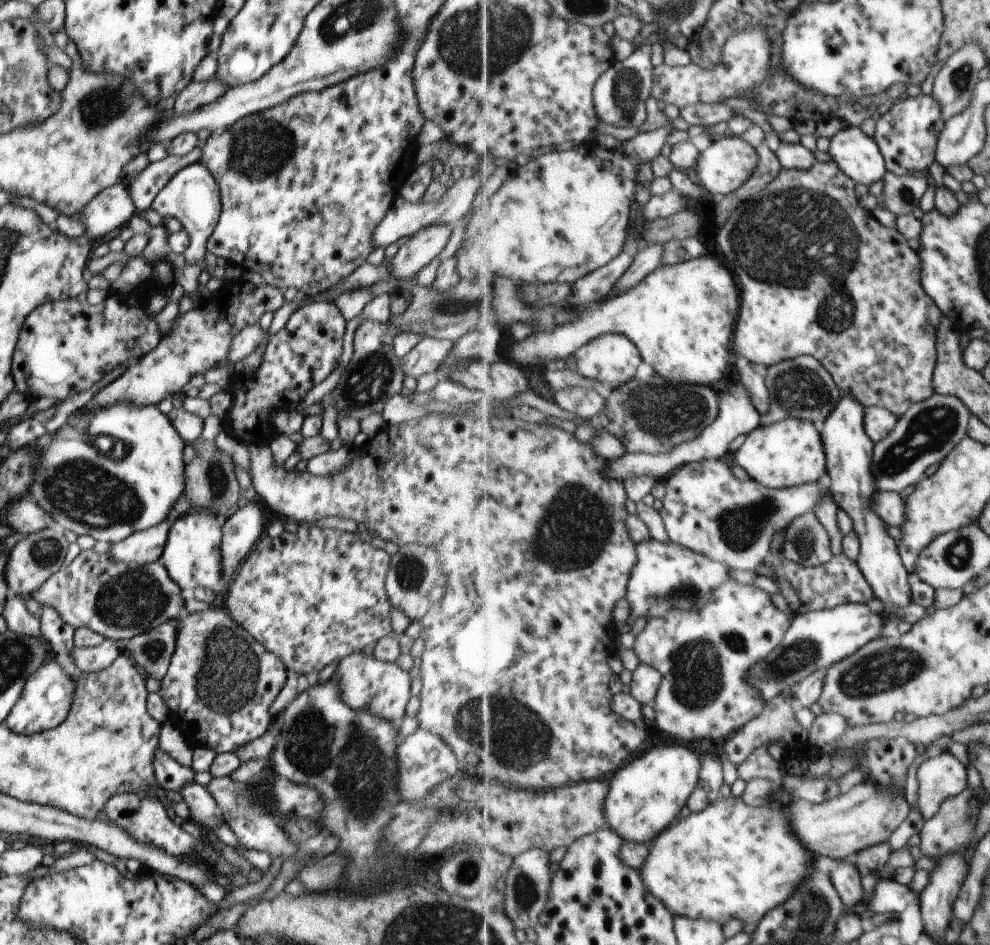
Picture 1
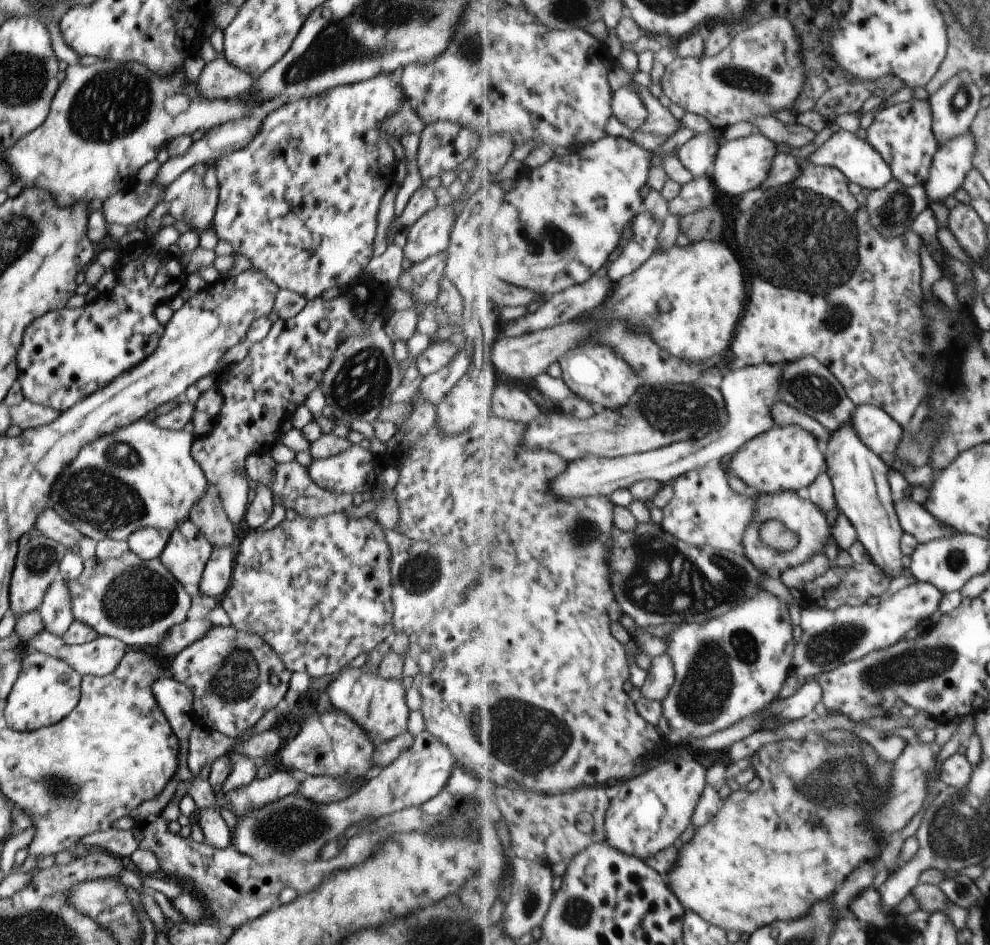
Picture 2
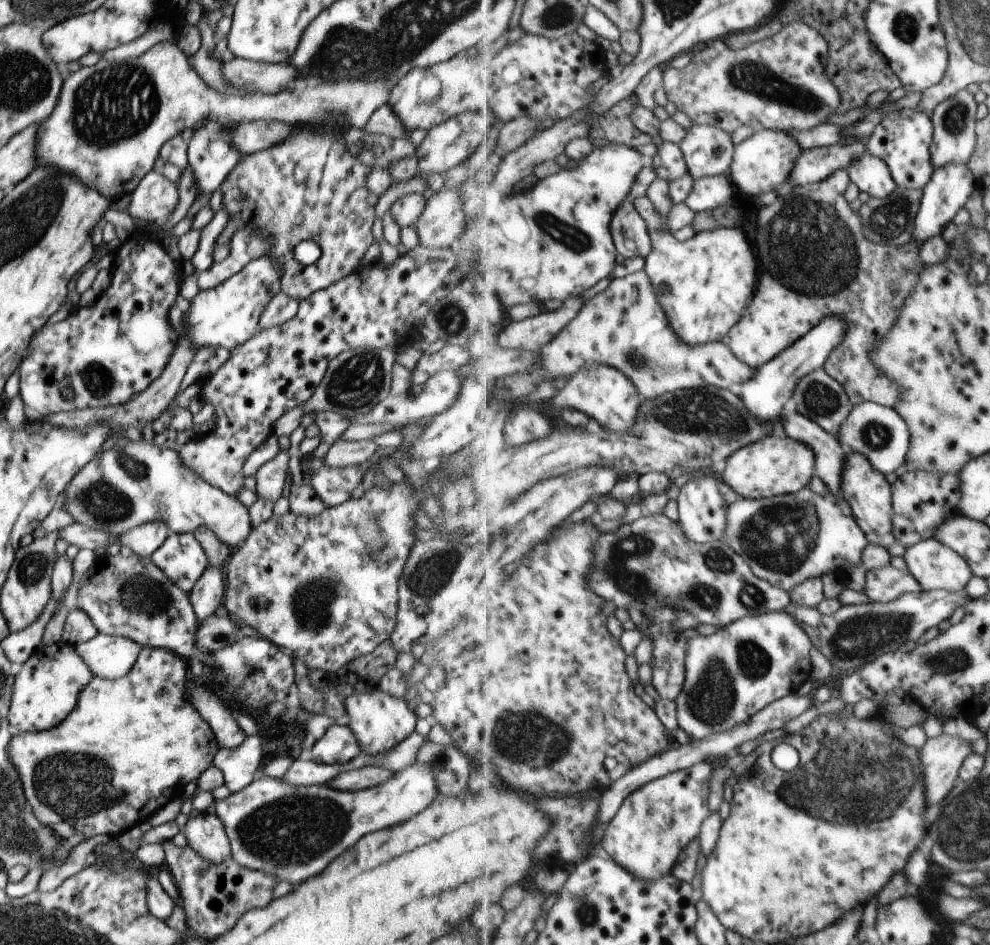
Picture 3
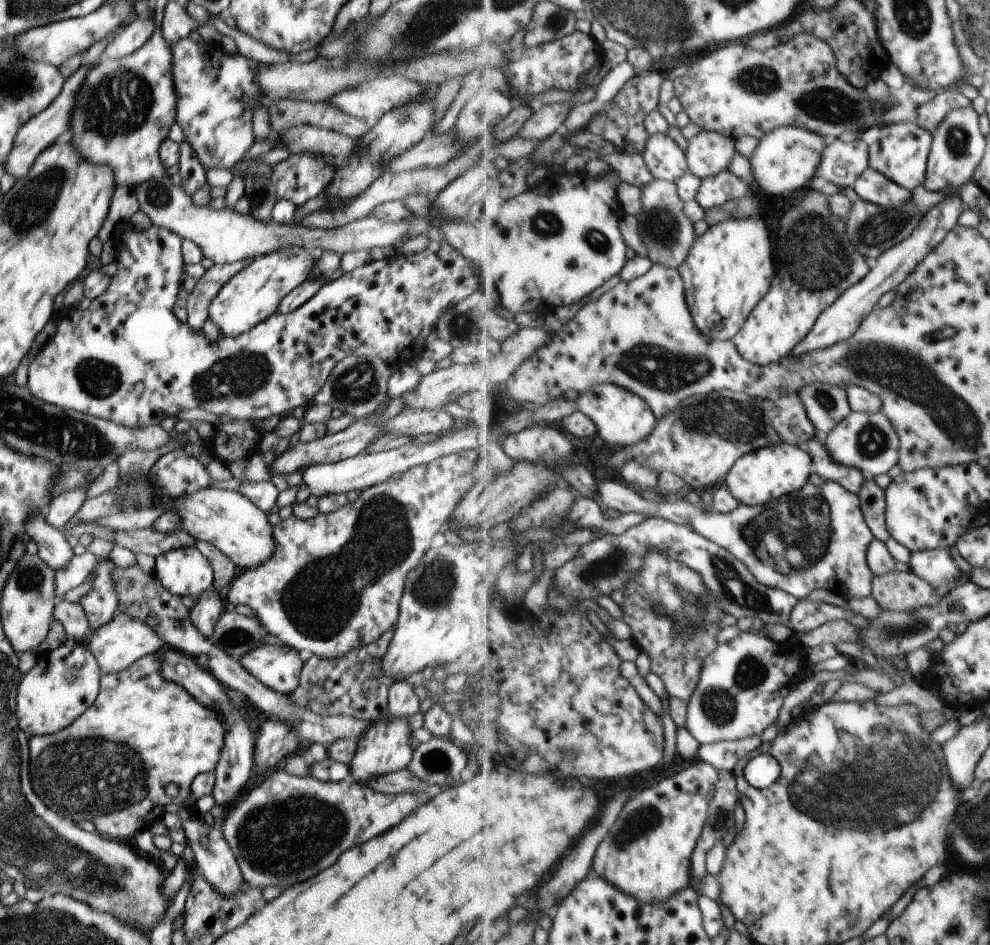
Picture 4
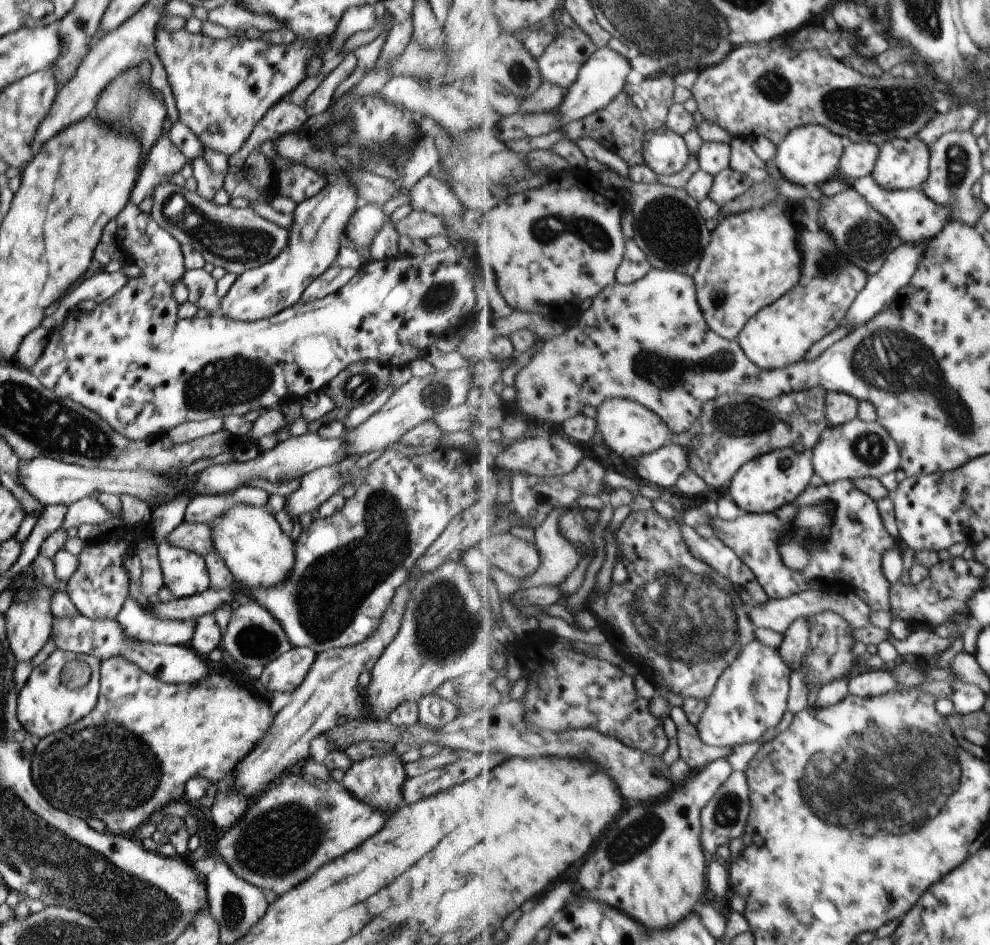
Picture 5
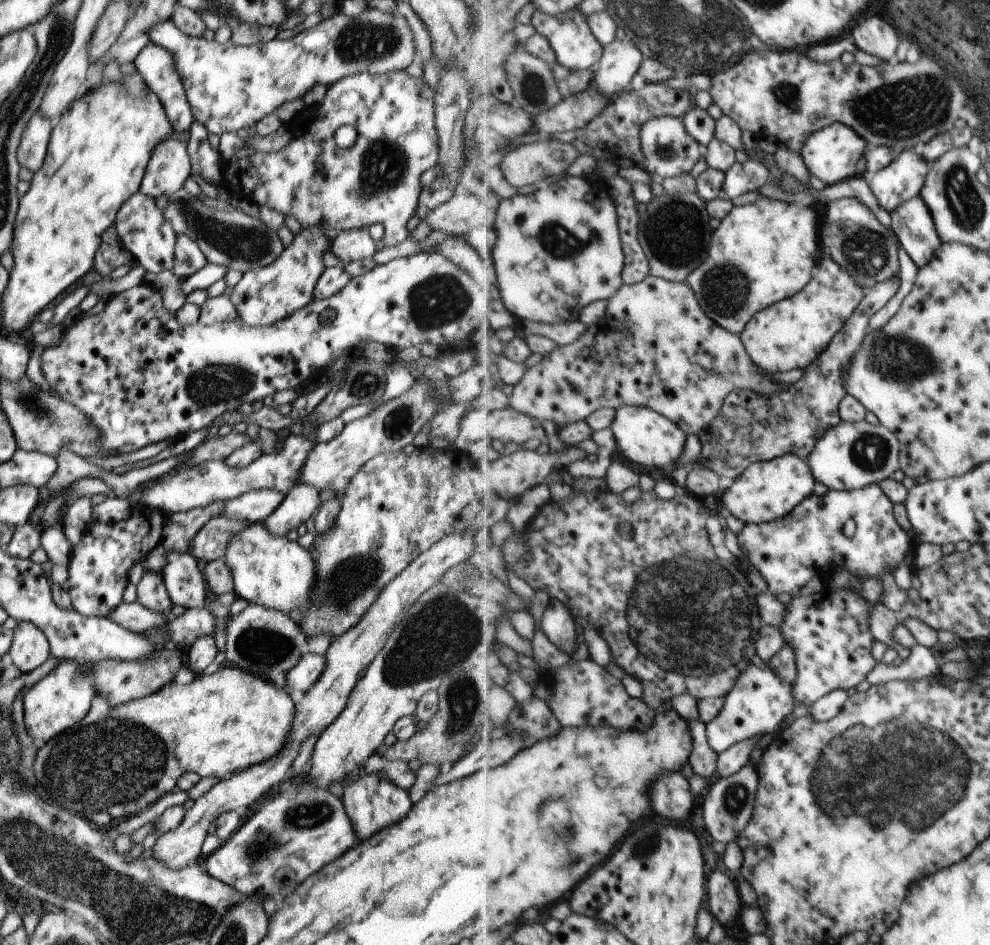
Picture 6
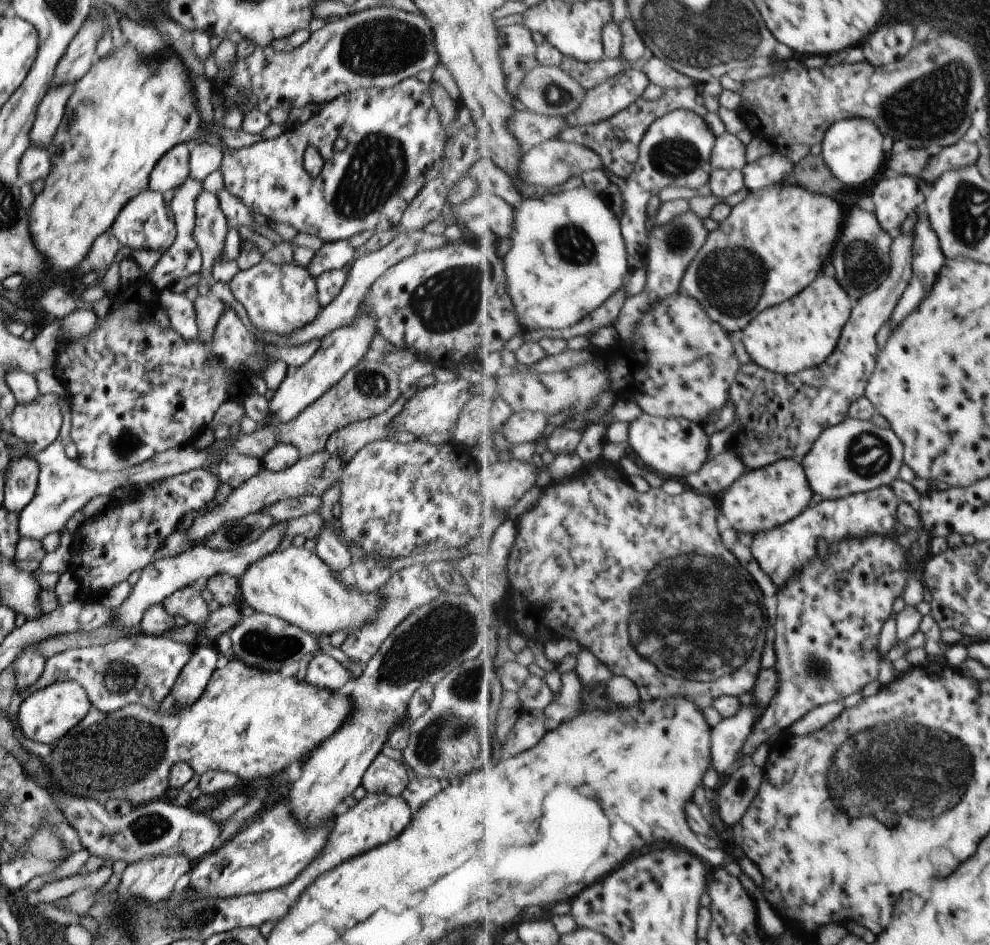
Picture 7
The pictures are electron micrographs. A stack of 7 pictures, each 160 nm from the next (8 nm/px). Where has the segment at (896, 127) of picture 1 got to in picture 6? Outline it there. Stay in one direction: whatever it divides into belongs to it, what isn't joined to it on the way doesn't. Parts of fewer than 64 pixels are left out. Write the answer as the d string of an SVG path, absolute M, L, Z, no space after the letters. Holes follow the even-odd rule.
M912 149L903 150L887 168L875 174L869 186L882 209L897 210L907 200L920 196L931 168L933 162L917 156Z

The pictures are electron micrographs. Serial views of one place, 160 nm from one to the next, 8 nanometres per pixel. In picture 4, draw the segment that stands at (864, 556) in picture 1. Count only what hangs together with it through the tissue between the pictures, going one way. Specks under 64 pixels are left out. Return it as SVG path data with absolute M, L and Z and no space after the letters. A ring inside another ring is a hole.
M867 479L858 495L861 497L862 510L873 534L879 540L889 540L892 533L887 521L888 499L886 489L879 488L873 480Z

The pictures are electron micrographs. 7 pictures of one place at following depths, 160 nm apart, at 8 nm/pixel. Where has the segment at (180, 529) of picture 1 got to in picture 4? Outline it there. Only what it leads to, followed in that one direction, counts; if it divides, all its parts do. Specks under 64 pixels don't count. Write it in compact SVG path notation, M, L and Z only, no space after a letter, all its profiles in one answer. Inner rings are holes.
M195 547L158 554L154 557L154 574L169 594L179 598L197 598L212 586L212 568Z

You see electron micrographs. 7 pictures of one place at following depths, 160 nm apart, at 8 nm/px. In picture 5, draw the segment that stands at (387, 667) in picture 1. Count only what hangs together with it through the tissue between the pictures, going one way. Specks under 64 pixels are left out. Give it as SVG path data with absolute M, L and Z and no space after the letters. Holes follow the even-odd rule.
M391 752L354 762L342 774L339 783L357 800L389 815L402 804L402 784L405 779L403 762L399 760L399 756Z

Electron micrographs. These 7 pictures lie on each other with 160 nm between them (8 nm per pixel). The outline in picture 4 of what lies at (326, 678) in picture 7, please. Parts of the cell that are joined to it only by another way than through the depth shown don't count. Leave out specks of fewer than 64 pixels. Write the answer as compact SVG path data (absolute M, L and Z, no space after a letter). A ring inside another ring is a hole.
M278 644L254 648L238 661L263 686L287 696L298 685L304 658L294 648Z

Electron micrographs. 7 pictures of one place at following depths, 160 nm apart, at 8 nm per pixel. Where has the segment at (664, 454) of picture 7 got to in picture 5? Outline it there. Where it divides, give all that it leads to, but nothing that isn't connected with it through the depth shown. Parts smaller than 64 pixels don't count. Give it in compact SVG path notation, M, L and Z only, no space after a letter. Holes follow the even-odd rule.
M609 399L597 408L598 430L602 433L603 442L610 450L626 461L631 458L641 458L652 452L657 452L665 446L669 438L669 425L652 409L631 399Z

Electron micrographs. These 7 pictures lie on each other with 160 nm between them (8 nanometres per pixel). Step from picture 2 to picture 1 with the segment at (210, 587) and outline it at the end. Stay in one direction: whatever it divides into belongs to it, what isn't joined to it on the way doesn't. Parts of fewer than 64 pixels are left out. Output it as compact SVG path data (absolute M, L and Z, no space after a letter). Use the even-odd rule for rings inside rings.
M259 500L248 502L225 519L220 528L220 567L226 581L231 581L250 548L258 541L265 521L268 521L267 511Z

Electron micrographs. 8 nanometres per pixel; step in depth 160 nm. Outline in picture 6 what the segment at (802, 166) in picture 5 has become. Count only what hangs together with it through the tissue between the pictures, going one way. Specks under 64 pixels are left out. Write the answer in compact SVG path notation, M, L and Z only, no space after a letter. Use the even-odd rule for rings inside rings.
M836 123L811 134L800 153L810 174L826 185L832 185L860 175L861 161L868 147L867 140L861 138L853 128Z

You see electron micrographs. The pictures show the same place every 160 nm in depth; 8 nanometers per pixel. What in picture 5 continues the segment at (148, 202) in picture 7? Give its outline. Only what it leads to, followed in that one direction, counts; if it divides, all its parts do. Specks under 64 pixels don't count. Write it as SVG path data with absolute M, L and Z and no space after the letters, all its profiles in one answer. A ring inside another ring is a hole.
M132 202L126 205L114 216L116 231L114 242L124 255L125 264L135 264L141 273L134 278L128 278L125 286L118 290L107 300L97 303L92 311L78 313L77 316L67 316L61 324L51 328L47 334L46 345L41 351L34 364L28 371L37 377L37 380L51 392L54 392L59 400L69 399L94 412L101 420L104 420L115 432L129 440L143 440L148 436L163 435L169 429L179 426L187 421L204 421L211 417L225 418L229 414L243 415L248 410L278 409L284 403L299 400L304 396L321 391L322 388L348 364L372 360L378 364L391 367L407 367L408 364L419 358L419 350L425 352L439 334L443 334L447 328L461 322L476 303L473 282L473 264L469 260L468 253L462 251L456 245L451 245L442 251L429 251L426 254L411 256L397 254L389 260L375 260L364 264L354 273L338 291L332 292L319 300L295 303L269 318L257 319L256 321L233 320L221 314L207 316L205 318L193 317L181 319L176 315L177 304L171 295L172 284L182 278L184 273L180 244L167 232L164 231L151 218L150 213L142 212Z

